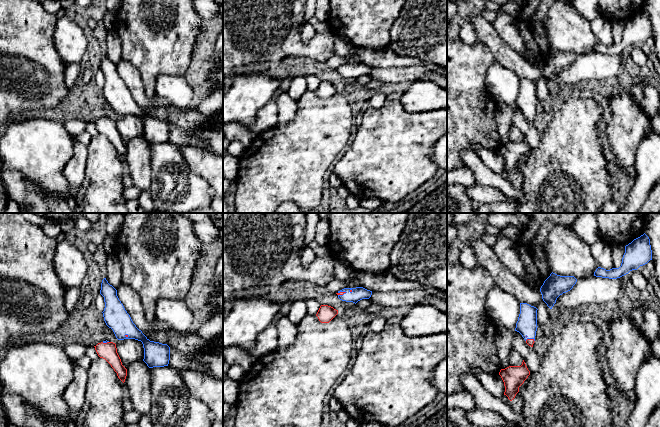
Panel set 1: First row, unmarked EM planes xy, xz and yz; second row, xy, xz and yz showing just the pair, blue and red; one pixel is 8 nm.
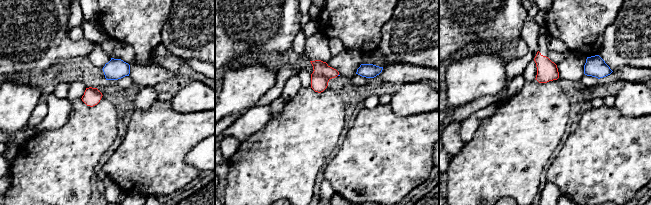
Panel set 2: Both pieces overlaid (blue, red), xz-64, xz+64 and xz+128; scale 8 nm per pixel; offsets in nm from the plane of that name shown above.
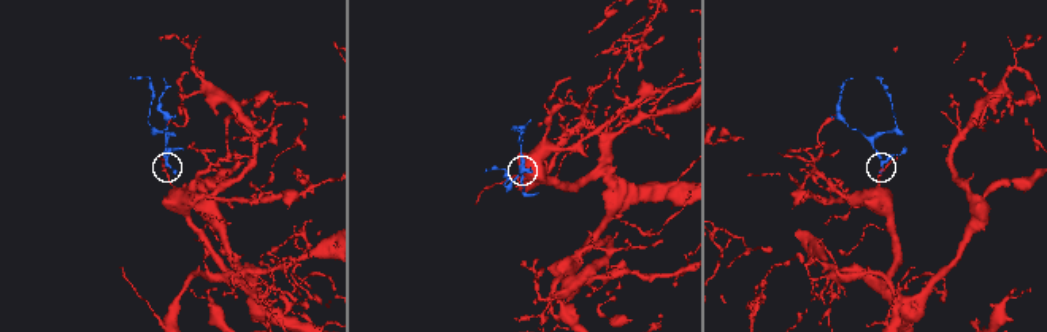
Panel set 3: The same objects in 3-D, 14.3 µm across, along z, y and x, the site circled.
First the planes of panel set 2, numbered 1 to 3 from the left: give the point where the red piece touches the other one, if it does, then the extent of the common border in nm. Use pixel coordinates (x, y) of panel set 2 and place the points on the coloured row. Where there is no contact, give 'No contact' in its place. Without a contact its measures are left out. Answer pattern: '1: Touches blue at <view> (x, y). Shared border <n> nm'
1: No contact
2: No contact
3: No contact

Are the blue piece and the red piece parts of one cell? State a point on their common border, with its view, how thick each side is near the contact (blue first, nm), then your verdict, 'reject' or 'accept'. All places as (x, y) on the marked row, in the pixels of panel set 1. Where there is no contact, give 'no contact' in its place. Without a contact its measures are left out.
contact xz (343, 294); calibres 110 and 30 nm; accept

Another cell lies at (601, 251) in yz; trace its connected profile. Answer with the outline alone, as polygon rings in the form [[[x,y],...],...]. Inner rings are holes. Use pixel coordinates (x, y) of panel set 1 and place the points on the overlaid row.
[[[599,239],[597,242],[590,246],[590,251],[599,267],[606,270],[614,268],[612,250],[609,243]]]

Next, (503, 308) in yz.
[[[495,284],[486,297],[486,312],[496,327],[505,327],[514,332],[520,314],[520,303]]]

